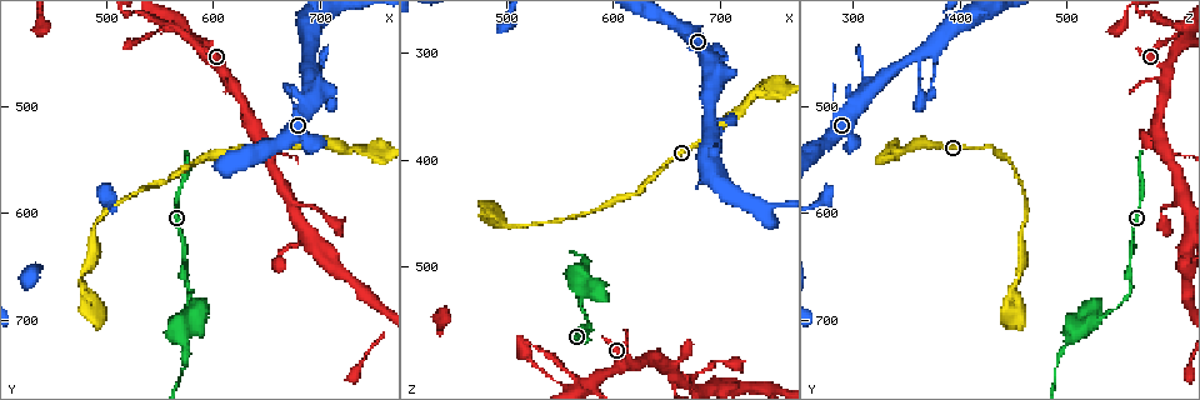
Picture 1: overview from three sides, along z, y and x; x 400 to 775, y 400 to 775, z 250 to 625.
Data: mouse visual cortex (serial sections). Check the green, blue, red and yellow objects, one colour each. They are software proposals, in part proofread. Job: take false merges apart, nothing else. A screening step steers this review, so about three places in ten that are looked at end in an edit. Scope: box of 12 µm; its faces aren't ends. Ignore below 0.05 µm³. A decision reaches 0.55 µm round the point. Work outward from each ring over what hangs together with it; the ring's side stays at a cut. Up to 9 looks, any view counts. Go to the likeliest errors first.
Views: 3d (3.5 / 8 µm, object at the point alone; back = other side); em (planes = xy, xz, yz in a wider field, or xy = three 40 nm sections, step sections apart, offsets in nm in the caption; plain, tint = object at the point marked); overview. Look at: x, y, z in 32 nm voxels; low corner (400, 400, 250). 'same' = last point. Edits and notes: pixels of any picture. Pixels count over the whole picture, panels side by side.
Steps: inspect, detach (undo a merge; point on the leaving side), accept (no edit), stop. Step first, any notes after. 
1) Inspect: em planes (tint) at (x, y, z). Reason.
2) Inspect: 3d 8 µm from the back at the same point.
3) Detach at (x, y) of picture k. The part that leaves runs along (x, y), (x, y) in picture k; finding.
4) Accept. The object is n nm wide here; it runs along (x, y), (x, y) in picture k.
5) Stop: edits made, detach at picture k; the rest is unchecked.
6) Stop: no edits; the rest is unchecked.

Inspect: em xy step 3 (tint) at (746, 536, 342). Thick turns thin.

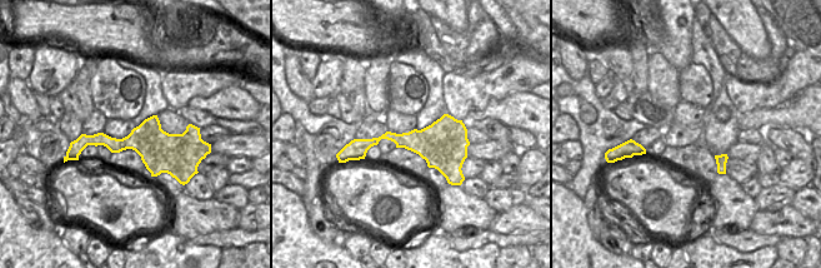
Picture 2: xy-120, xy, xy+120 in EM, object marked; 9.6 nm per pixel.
Inspect: 3d 3.5 µm at the same point.

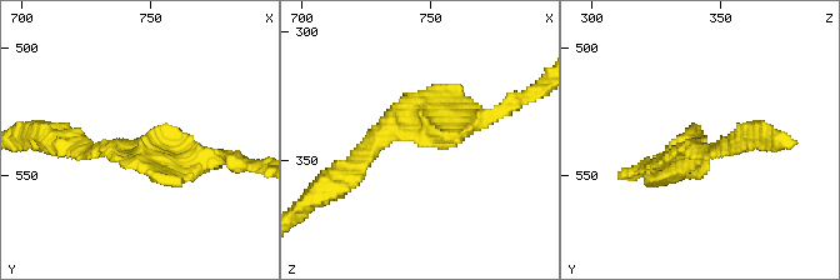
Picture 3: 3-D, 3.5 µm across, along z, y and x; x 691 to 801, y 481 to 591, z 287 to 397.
Accept. It runs along (184, 137), (178, 143), (79, 142) in picture 2; continuous, no second cell.

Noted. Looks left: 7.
Inspect: 3d 3.5 µm at (490, 690, 456). Sharp bend.

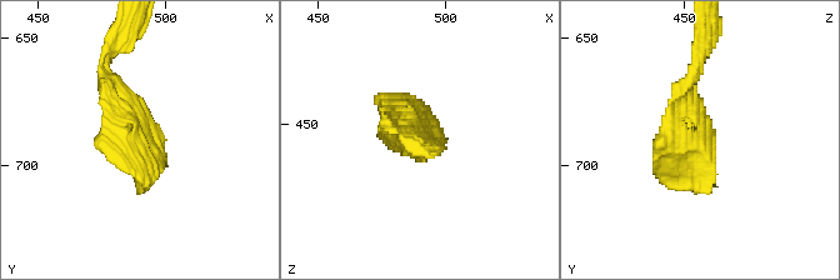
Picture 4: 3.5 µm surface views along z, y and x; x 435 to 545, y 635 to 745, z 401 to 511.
Inspect: em planes (tint) at (490, 689, 454).

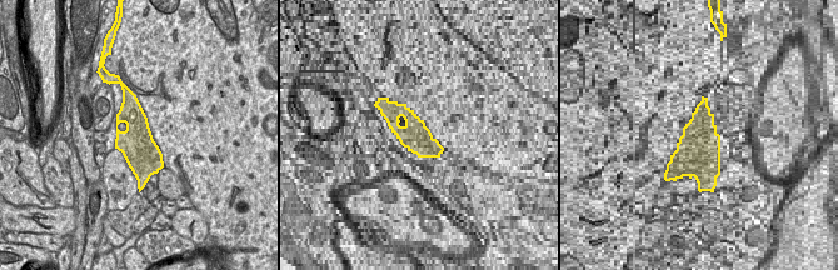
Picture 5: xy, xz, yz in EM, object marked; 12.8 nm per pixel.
Accept. The object is 480 nm wide here; it runs along (695, 71), (695, 140), (654, 163) in picture 4; continuous, no second cell.

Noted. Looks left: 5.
Inspect: 3d 3.5 µm at (652, 542, 594). Looks like a crossing.

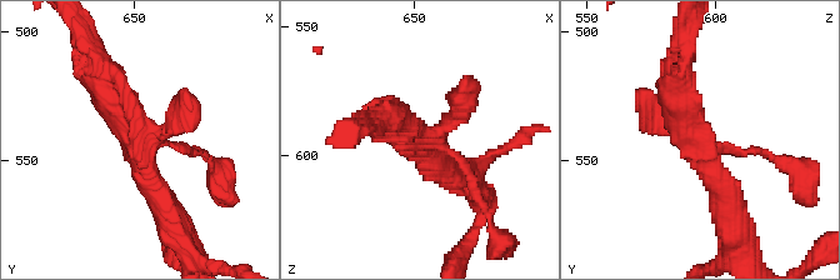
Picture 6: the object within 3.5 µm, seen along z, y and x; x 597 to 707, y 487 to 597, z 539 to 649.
Inspect: em xy step 1 (tint) at (652, 542, 593). 4 arms meet here; the arms are 100, 300, 350, 400 nm wide.

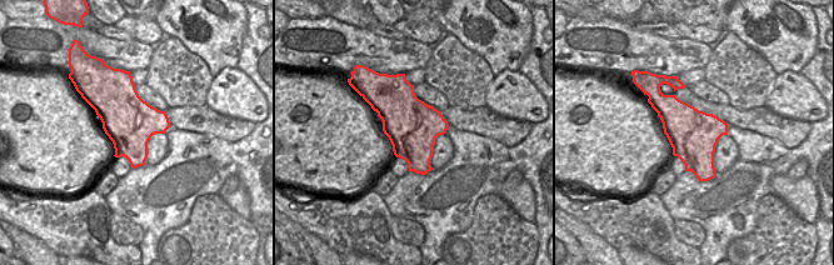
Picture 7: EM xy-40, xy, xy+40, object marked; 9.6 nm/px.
Accept. It runs along (103, 70), (164, 208) in picture 6; all the same cell.

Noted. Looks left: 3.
Inspect: 3d 3.5 µm at (570, 698, 526). Thin neck.

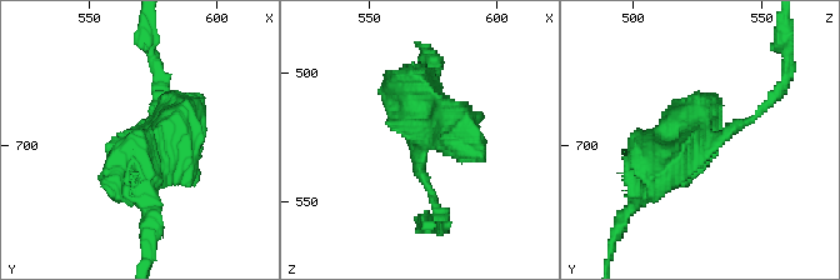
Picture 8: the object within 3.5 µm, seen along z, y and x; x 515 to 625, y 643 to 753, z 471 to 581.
Inspect: em planes (tint) at (571, 699, 526). 4 arms meet here; the arms are 100, 300, 450, 500 nm wide.

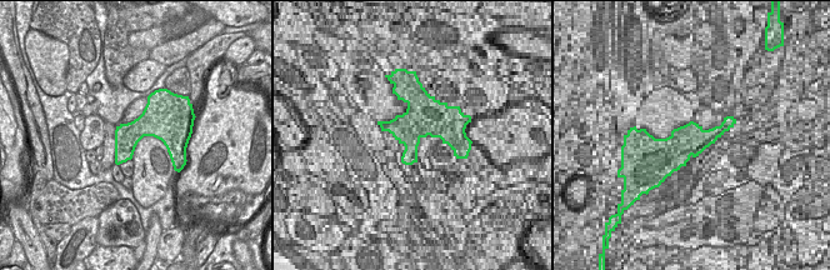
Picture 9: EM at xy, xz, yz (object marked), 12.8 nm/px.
Accept. It runs along (769, 100), (641, 193) in picture 8; one cell here.

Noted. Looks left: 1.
Stop: no edits; the rest is unchecked.

